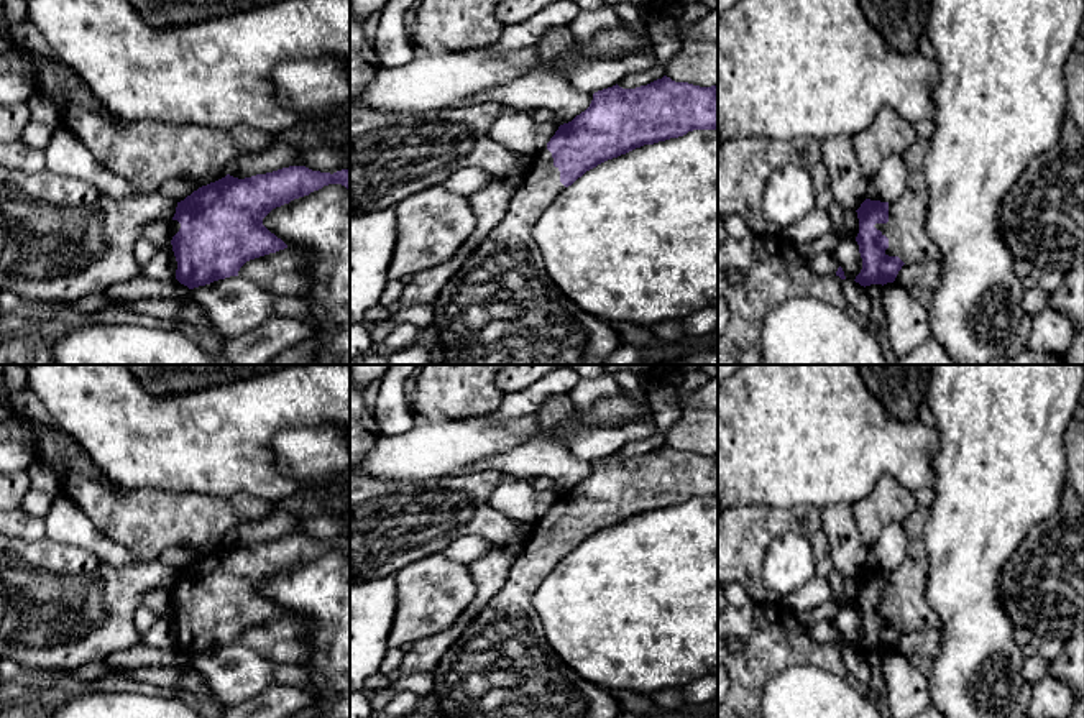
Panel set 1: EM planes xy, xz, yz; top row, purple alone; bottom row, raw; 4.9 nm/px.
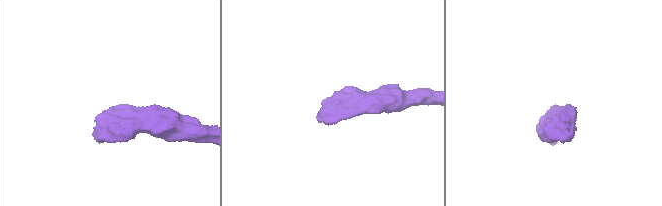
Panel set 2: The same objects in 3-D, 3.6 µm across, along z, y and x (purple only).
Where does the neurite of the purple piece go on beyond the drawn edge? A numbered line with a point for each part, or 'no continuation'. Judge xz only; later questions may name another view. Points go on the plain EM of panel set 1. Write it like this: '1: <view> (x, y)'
1: xz (501, 666)

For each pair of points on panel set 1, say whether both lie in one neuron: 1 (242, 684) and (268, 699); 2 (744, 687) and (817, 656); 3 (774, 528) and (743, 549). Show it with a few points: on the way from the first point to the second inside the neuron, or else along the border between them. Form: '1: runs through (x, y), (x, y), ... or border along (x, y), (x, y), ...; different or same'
1: border along (273, 682), (245, 700); different
2: runs through (762, 669), (784, 656), (799, 656); same
3: runs through (766, 528), (751, 541); same

